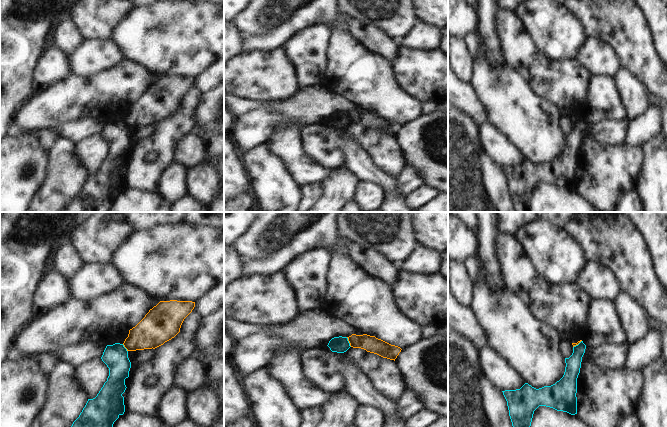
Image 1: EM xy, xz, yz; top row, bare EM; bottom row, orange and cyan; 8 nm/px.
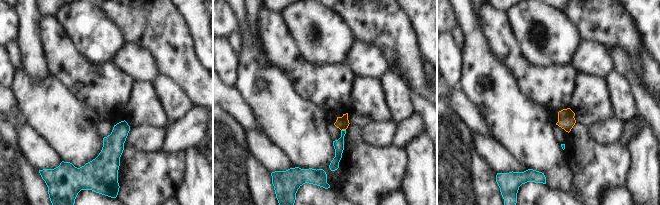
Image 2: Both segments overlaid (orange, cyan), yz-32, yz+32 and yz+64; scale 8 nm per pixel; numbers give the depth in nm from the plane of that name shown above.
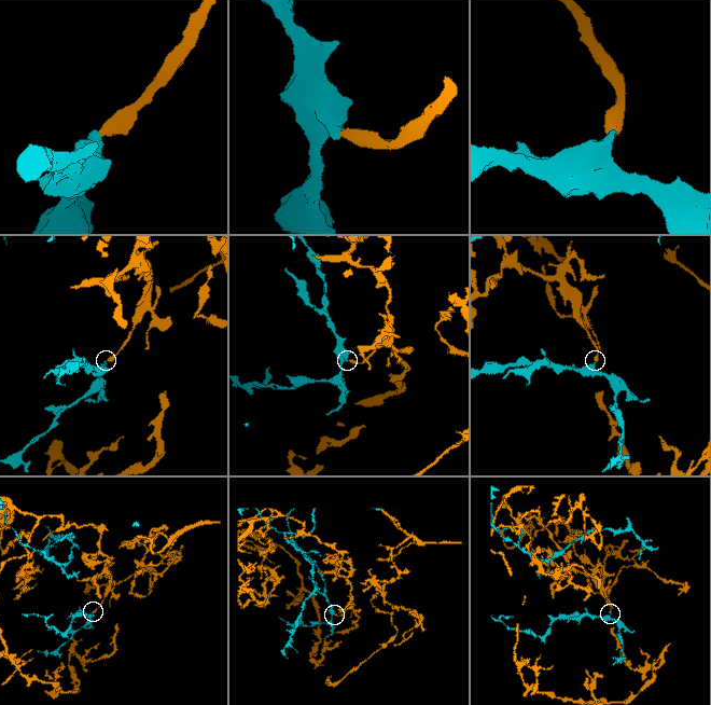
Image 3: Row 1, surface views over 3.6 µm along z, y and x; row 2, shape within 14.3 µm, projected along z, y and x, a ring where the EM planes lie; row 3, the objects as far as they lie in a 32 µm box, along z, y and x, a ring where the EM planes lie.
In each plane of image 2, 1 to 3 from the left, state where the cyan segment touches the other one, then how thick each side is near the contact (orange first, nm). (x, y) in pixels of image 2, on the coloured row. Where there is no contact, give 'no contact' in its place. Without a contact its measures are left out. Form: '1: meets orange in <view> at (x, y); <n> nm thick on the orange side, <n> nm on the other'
1: no contact
2: meets orange in yz+32 at (343, 129); 100 nm thick on the orange side, 80 nm on the other
3: no contact

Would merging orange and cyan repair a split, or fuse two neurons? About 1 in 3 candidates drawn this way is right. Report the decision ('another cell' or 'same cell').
another cell

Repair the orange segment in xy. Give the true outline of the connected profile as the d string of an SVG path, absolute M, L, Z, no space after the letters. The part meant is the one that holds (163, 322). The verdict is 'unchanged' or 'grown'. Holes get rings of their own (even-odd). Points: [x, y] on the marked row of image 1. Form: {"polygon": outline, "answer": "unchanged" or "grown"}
{"polygon": "M160 301L132 329L123 345L127 351L155 349L174 338L184 319L192 312L195 302Z", "answer": "unchanged"}

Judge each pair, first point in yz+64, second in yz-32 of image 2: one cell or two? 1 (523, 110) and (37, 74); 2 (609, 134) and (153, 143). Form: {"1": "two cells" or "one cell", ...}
{"1": "two cells", "2": "one cell"}

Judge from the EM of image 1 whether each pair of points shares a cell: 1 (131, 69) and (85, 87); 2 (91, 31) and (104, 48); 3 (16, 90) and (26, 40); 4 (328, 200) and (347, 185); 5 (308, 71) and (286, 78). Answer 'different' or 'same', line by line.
1: same
2: different
3: same
4: same
5: different

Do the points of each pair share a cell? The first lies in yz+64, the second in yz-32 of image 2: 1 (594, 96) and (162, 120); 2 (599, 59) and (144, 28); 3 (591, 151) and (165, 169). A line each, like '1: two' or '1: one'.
1: one
2: two
3: one

